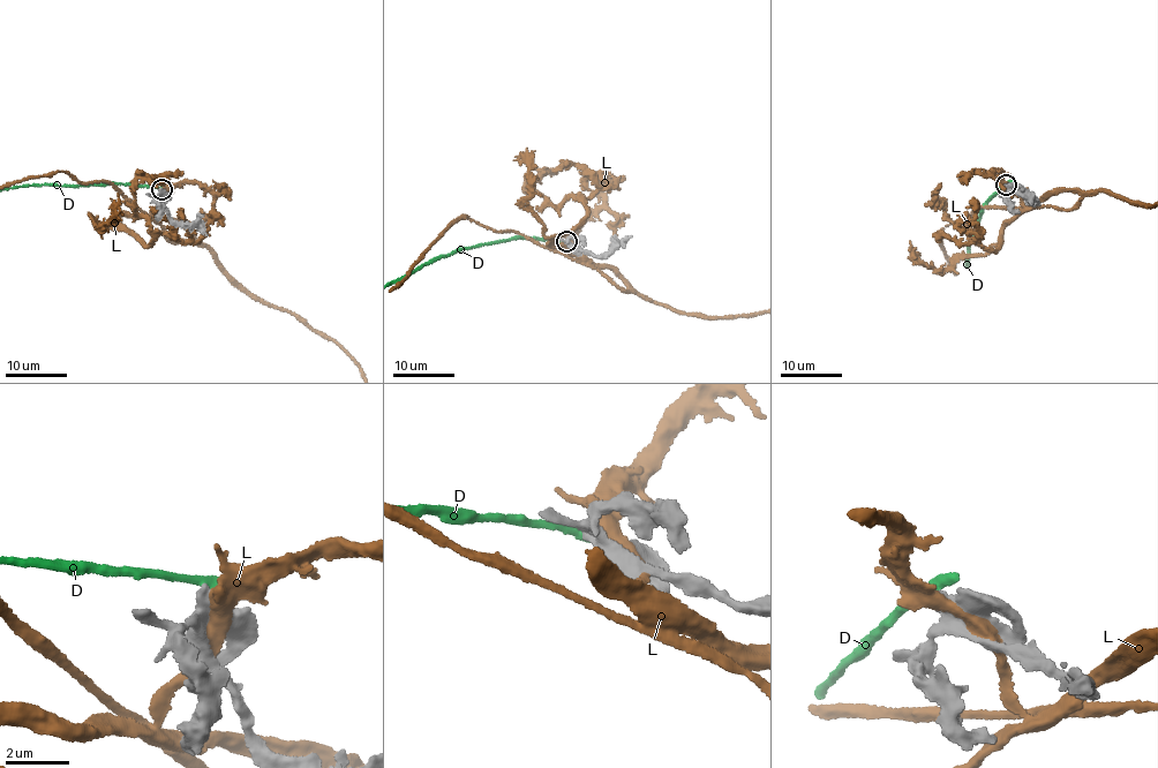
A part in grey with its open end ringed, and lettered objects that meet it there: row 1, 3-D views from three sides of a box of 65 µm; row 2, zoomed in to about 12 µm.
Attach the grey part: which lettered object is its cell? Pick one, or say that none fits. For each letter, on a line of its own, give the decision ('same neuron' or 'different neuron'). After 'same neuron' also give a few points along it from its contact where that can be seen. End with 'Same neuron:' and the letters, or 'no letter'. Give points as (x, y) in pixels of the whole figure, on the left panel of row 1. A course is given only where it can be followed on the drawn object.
D: different neuron
L: different neuron
Same neuron: no letter

